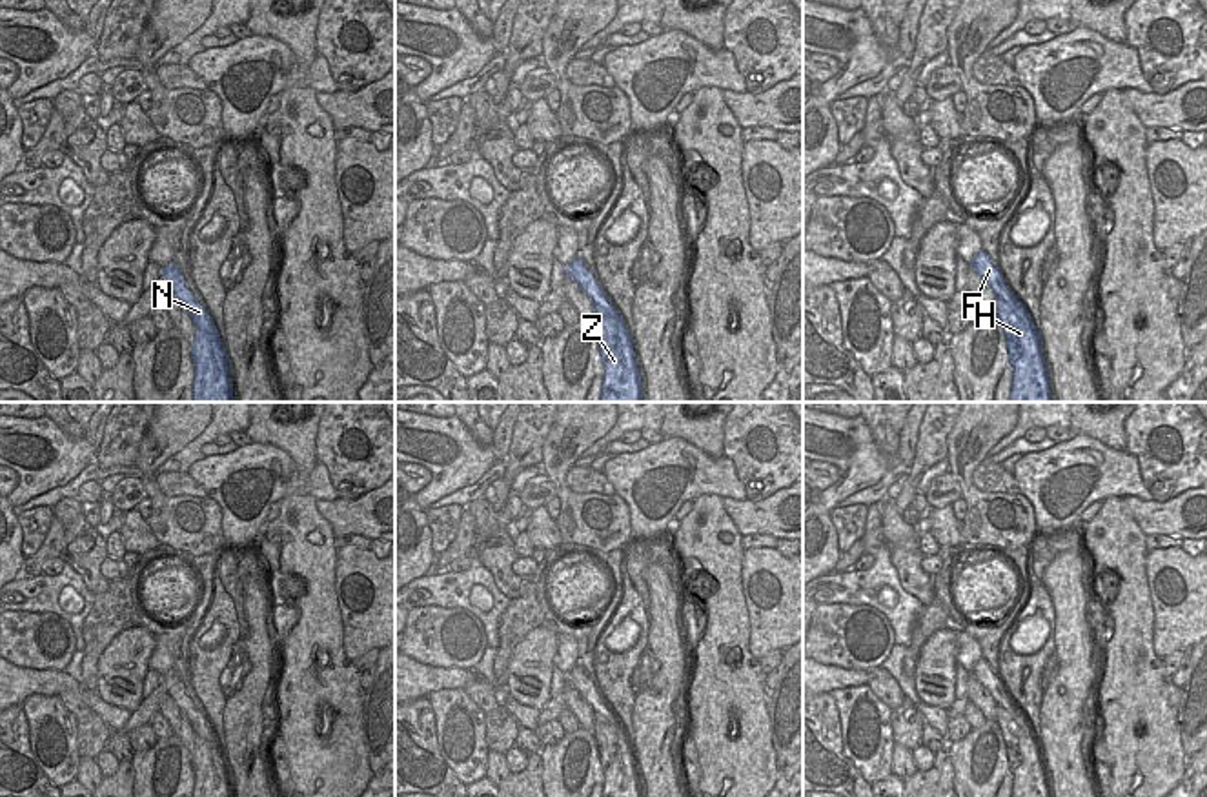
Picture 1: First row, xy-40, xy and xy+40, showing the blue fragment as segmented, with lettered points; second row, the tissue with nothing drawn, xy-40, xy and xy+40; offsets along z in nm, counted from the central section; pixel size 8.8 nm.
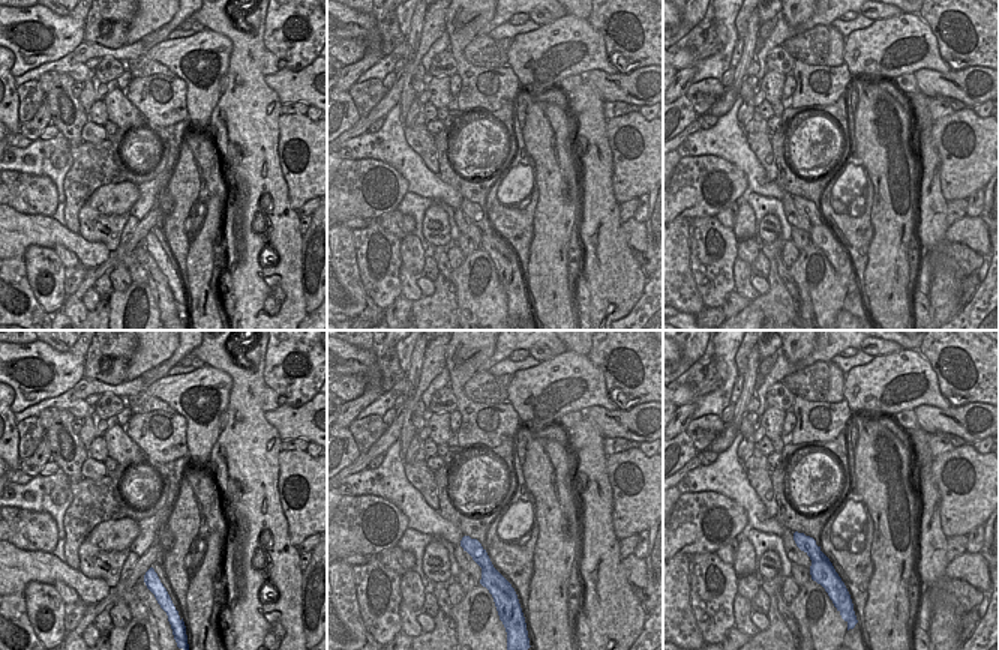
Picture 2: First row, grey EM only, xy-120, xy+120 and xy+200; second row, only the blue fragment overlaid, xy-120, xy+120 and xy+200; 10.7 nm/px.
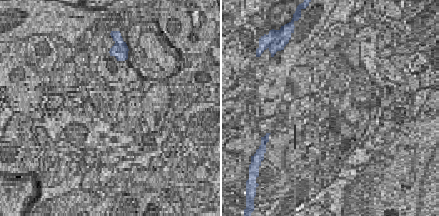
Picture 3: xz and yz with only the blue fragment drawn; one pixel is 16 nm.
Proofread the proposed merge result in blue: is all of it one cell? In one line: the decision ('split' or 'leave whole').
split

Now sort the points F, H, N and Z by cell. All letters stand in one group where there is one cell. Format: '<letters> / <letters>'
F N / H Z

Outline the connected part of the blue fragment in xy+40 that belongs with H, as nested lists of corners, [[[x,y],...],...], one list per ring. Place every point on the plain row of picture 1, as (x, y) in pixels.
[[[1010,702],[1009,710],[999,704],[996,706],[996,722],[1003,733],[1012,773],[1010,797],[1050,797],[1040,739],[1030,721]]]

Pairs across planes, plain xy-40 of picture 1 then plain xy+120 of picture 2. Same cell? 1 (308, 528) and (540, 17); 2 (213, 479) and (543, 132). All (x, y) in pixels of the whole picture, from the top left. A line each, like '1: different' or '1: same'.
1: different
2: different

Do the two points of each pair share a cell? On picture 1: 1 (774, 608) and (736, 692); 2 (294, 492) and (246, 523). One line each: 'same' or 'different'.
1: different
2: different

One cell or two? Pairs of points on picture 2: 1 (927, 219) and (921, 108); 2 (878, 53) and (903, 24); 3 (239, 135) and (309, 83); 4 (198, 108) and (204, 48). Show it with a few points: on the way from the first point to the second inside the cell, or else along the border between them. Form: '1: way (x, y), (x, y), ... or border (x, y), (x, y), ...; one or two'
1: way (927, 192), (929, 135); one
2: way (885, 45), (899, 32); one
3: border (263, 75), (263, 80), (282, 104); two
4: way (198, 93), (192, 81), (200, 74), (200, 63); one

